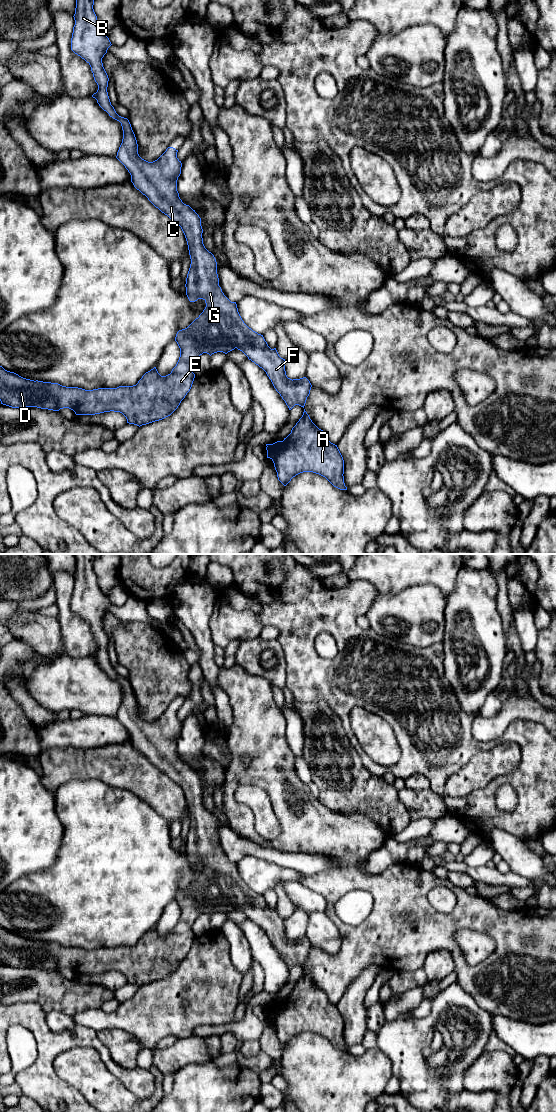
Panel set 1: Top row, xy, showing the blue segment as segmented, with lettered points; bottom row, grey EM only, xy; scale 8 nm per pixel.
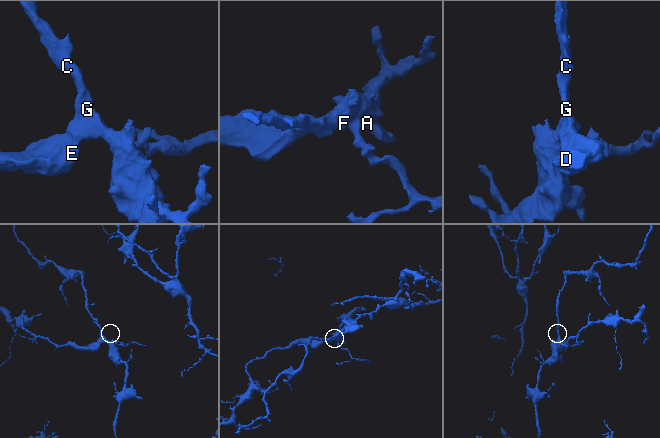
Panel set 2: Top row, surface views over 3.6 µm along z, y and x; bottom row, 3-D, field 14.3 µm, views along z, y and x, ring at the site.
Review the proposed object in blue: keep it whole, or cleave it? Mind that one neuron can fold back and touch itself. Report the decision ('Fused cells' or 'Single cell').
Single cell

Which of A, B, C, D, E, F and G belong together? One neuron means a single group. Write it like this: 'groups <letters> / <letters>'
groups A B C D E F G

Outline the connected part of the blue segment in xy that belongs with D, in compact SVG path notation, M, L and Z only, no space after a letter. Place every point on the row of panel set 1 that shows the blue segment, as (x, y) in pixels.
M76 0L75 14L73 16L75 25L71 38L71 50L84 59L91 67L94 80L98 85L98 90L92 97L97 100L99 106L106 111L110 117L121 123L123 139L116 158L130 173L131 182L134 187L145 195L156 208L181 227L187 241L191 259L185 284L186 295L190 302L203 299L206 303L206 307L199 317L187 328L177 332L175 341L180 348L180 357L171 373L166 376L161 376L156 367L154 367L146 372L136 385L85 390L78 387L62 386L58 383L26 379L0 366L1 404L12 408L37 407L53 411L69 408L73 410L76 415L95 415L114 411L122 413L126 417L127 423L140 427L162 420L170 416L178 408L181 401L192 387L195 378L192 365L200 355L207 353L211 356L217 352L227 354L237 348L242 351L249 360L266 372L274 388L285 401L289 410L295 405L304 408L312 387L310 381L306 377L293 380L287 377L285 359L279 356L276 348L271 349L268 346L263 335L253 331L244 323L238 312L236 302L231 302L224 295L219 286L216 259L203 244L201 218L195 210L182 202L177 191L177 180L181 174L182 167L181 161L177 158L178 150L173 147L168 147L166 151L153 162L142 159L138 154L137 140L129 120L119 116L111 105L107 92L109 78L103 67L102 58L112 44L98 25L93 5L94 0Z

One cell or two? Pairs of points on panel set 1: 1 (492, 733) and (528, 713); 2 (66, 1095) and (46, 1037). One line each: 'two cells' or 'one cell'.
1: one cell
2: one cell

